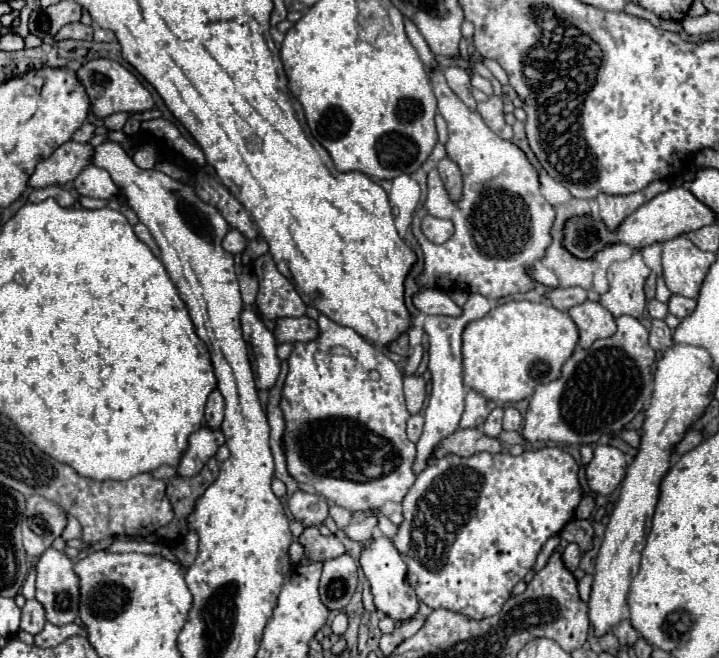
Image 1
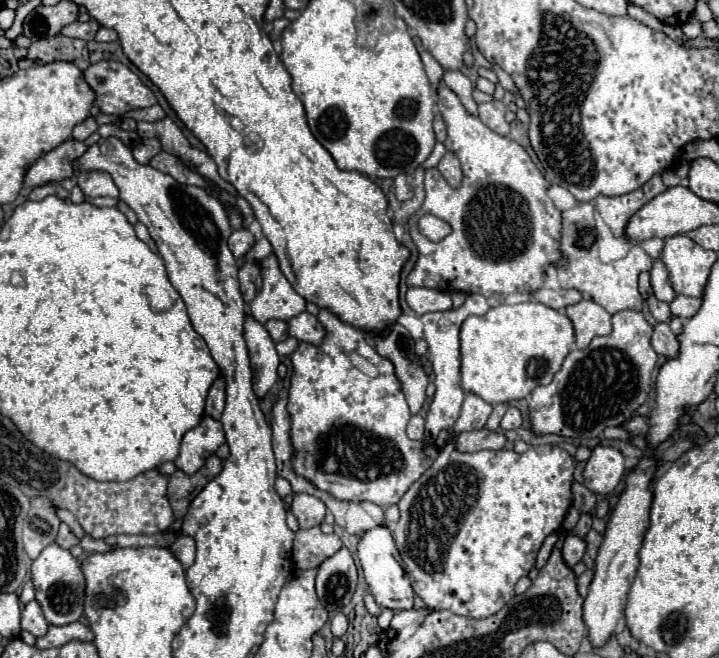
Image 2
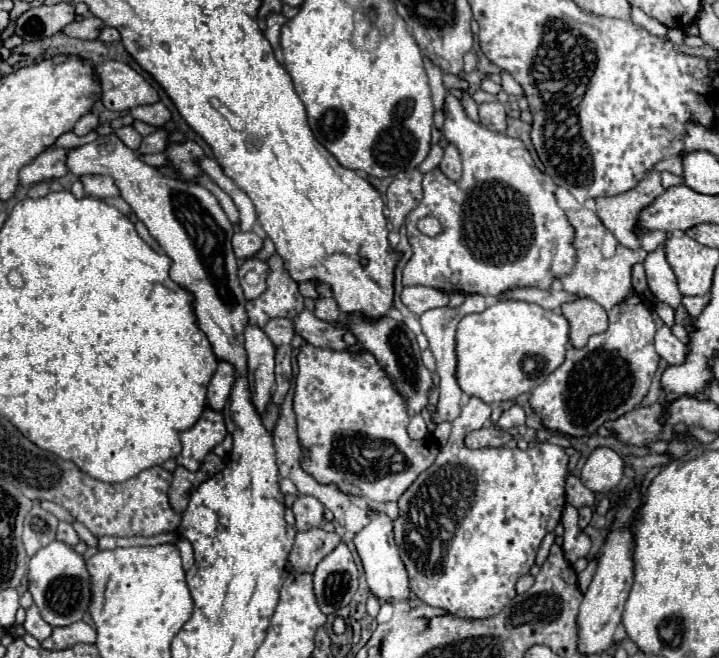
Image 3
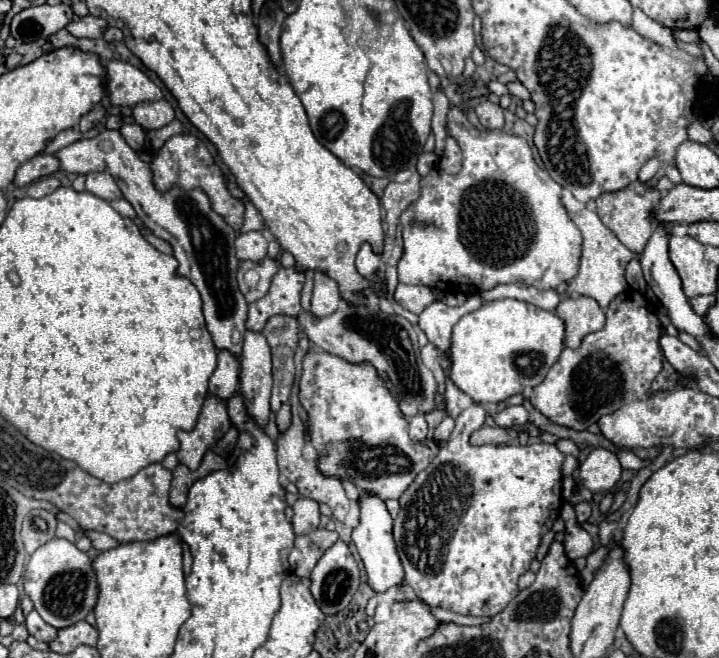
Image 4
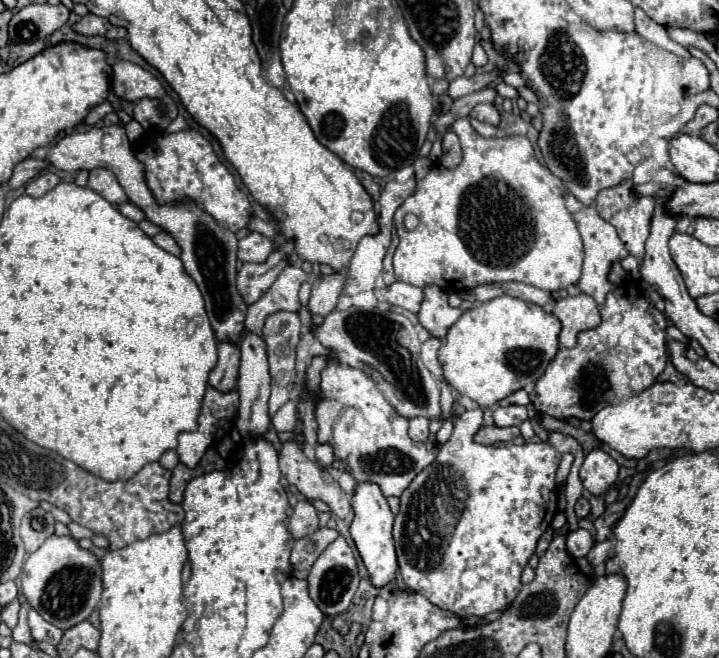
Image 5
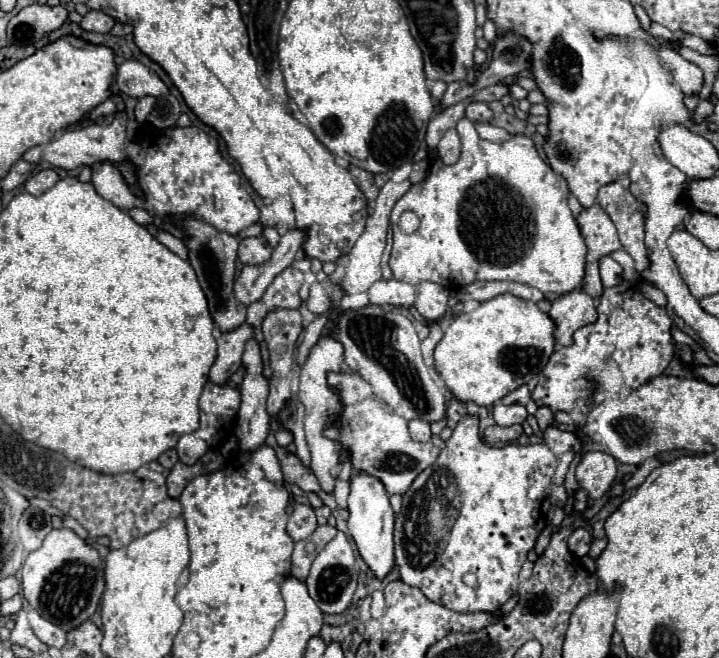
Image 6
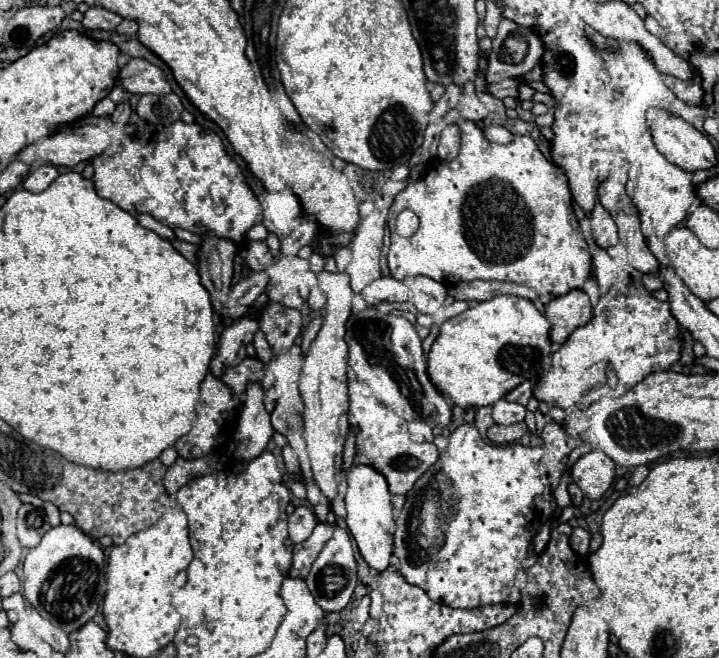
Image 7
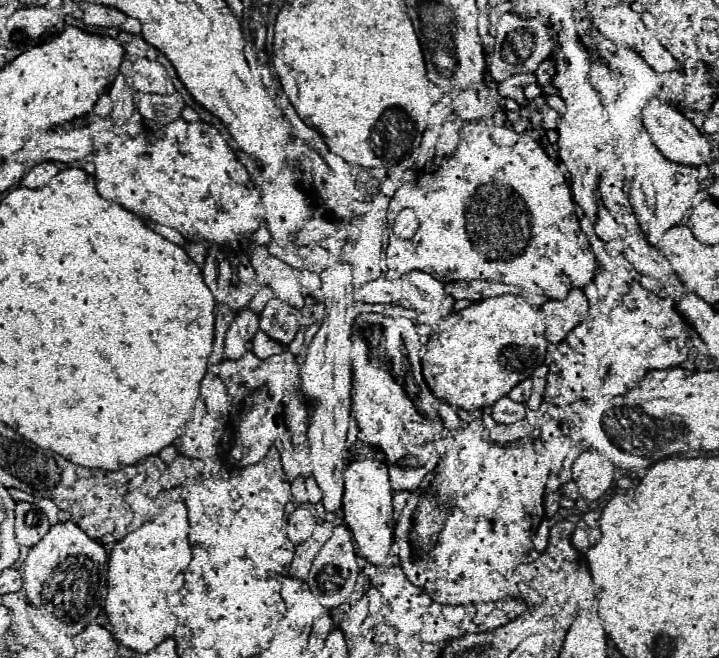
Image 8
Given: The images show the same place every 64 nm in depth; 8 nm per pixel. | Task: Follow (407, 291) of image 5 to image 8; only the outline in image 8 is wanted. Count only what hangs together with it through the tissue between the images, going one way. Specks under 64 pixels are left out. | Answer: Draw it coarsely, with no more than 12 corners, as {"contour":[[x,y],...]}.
{"contour":[[380,276],[354,290],[366,304],[396,304],[402,286]]}

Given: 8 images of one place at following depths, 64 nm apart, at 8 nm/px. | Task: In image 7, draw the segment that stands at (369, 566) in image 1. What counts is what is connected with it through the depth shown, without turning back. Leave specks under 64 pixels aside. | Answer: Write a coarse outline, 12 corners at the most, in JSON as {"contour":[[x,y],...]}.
{"contour":[[374,468],[348,472],[346,524],[376,572],[392,560],[394,508]]}

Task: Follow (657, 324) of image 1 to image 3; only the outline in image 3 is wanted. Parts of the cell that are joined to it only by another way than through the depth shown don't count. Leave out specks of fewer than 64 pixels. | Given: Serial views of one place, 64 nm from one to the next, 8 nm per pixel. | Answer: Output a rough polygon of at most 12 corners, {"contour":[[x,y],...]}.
{"contour":[[660,326],[654,348],[668,364],[686,358],[682,344],[668,326]]}

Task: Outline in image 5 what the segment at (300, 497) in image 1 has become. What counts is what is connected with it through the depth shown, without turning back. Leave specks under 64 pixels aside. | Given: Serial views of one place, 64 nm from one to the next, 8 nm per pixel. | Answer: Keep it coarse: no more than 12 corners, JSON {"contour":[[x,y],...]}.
{"contour":[[308,500],[294,506],[288,524],[294,538],[304,538],[318,528],[318,512]]}

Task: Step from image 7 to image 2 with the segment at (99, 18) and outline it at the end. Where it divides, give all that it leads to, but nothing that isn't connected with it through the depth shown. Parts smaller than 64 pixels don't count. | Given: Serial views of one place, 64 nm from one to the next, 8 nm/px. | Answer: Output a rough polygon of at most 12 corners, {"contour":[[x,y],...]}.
{"contour":[[72,22],[60,30],[62,36],[94,40],[100,24]]}

